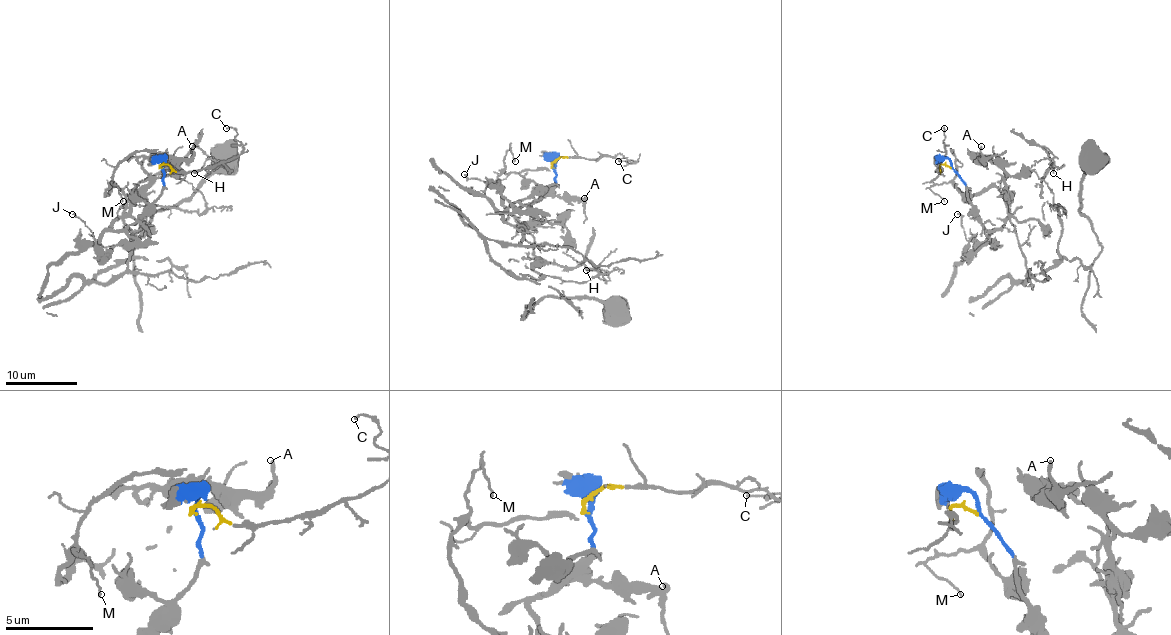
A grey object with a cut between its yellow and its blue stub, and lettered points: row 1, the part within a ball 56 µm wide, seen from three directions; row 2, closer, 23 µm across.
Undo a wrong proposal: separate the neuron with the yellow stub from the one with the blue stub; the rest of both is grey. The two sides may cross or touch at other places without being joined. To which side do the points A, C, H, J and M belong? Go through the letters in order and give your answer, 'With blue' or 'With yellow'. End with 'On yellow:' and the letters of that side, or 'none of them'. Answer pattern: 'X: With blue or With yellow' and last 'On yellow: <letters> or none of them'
A: With blue
C: With yellow
H: With blue
J: With blue
M: With blue
On yellow: C

